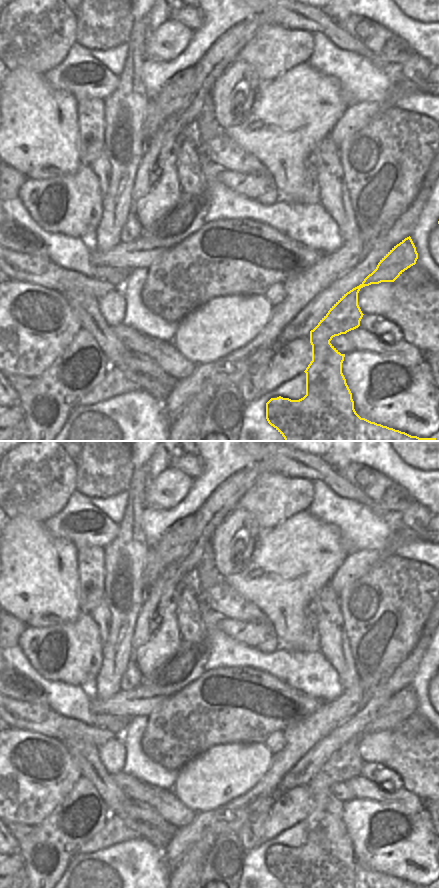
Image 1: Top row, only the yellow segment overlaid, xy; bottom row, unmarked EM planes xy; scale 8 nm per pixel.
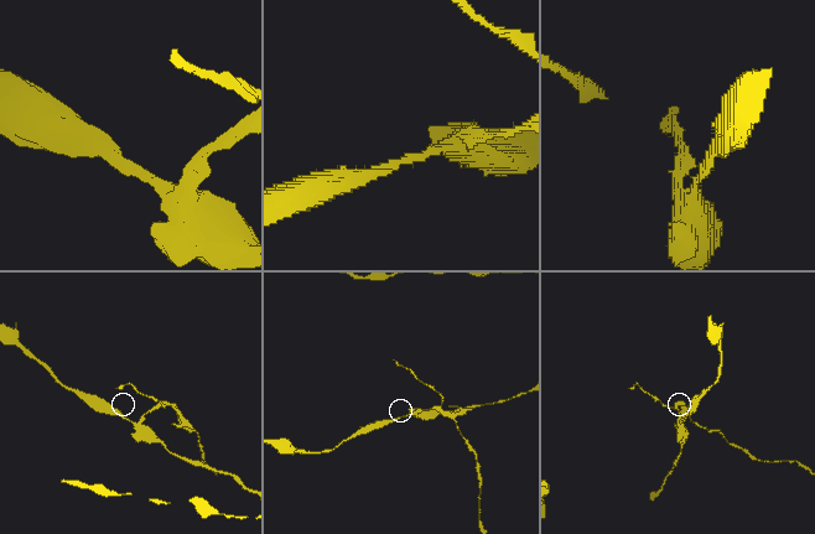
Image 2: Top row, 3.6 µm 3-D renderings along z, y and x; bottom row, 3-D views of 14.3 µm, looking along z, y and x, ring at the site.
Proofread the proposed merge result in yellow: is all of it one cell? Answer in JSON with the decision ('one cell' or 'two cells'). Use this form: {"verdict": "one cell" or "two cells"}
{"verdict": "two cells"}

